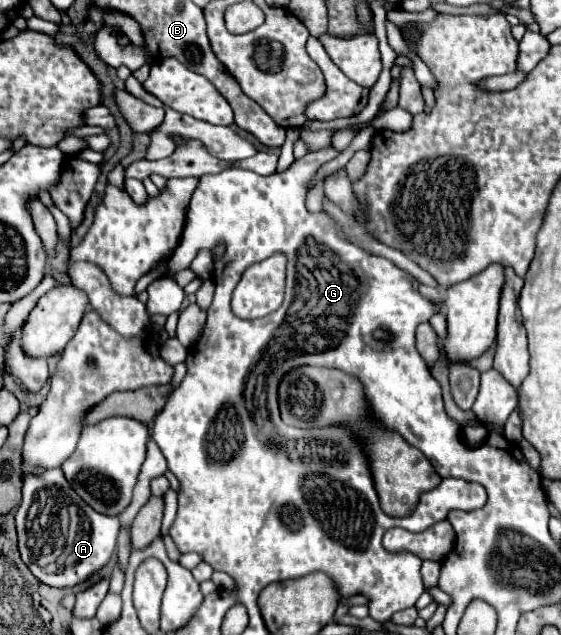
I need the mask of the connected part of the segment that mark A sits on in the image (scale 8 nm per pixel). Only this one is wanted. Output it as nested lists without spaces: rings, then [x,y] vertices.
[[[60,467],[28,473],[22,487],[22,503],[16,509],[18,547],[28,569],[50,587],[72,587],[100,571],[116,549],[118,517],[96,513],[70,487]]]

